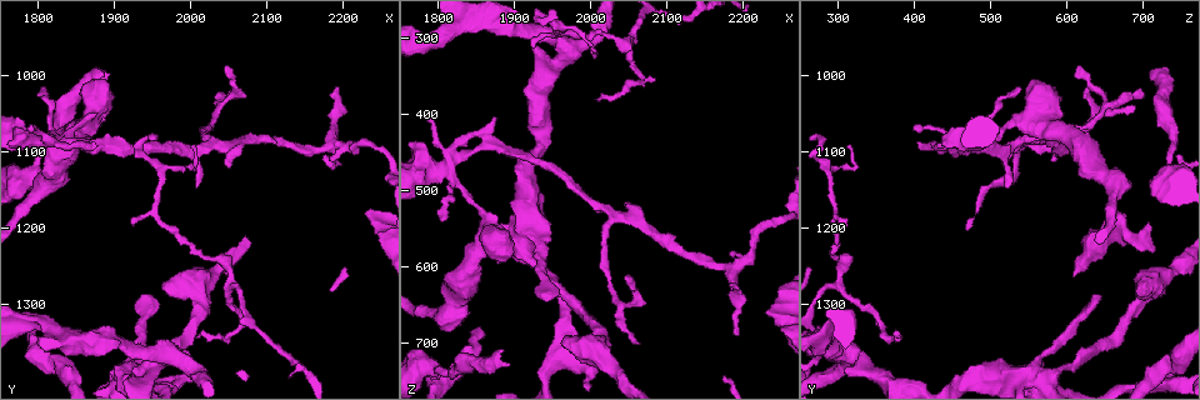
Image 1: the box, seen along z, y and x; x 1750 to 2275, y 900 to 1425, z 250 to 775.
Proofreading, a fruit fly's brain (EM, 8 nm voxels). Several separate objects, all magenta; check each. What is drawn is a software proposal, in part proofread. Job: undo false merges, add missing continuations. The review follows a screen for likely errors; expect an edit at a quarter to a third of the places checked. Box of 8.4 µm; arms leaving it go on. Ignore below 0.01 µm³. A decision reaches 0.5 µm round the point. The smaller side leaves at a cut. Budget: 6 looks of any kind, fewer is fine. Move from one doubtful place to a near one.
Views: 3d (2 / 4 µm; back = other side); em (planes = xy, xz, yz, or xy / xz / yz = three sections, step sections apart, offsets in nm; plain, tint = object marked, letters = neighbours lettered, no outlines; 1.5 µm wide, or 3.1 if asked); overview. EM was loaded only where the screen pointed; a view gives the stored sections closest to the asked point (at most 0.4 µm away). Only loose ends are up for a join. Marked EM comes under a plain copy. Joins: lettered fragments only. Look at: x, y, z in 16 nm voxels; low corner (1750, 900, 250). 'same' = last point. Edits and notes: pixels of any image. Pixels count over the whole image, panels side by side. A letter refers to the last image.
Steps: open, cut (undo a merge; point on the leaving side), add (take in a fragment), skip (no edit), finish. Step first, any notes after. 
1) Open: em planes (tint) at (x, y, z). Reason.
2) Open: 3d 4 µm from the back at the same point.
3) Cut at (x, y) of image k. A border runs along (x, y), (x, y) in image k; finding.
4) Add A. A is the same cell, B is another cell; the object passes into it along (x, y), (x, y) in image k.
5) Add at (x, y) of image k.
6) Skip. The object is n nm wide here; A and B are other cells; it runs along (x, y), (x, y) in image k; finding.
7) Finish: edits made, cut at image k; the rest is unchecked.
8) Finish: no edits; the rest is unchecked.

Open: 3d 4 µm at (2195, 1015, 630).

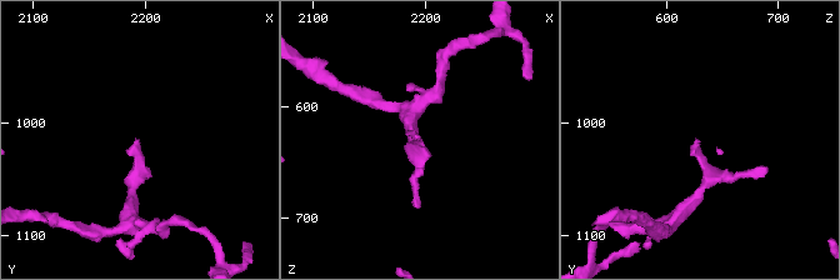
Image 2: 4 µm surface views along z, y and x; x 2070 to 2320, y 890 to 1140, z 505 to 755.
Open: em xz step 4 (tint) at (2192, 1016, 630).

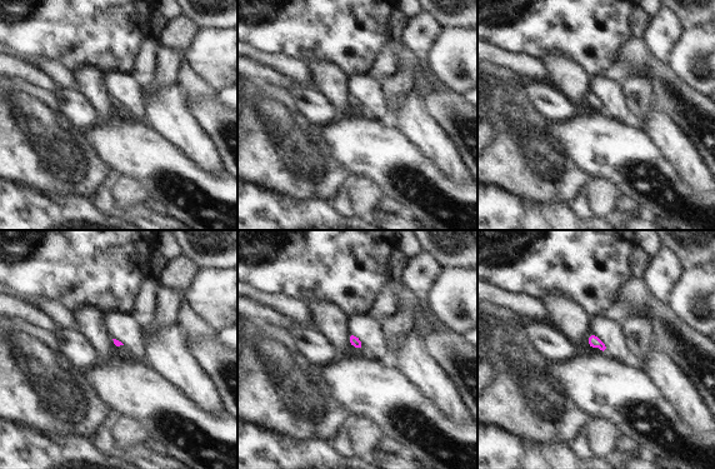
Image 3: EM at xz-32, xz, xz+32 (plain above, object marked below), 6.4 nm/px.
Open: em planes (letters) at the same point. Another direction.

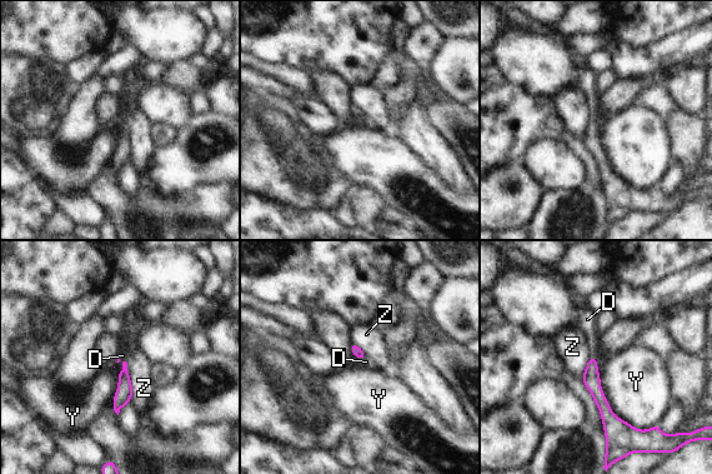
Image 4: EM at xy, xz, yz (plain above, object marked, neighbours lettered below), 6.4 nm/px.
Add D. D is the same cell, Y and Z are other cells; the object passes into it along (124, 394), (126, 364), (123, 355) in image 4; it goes on there.

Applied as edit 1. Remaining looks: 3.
Open: em planes (tint) at (2050, 1270, 300). Calibre changes.

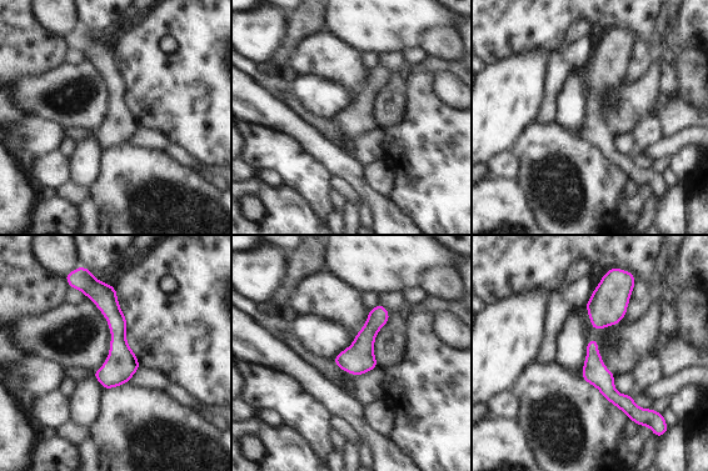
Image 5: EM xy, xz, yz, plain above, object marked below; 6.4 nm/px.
Open: em planes (letters) at the same point.

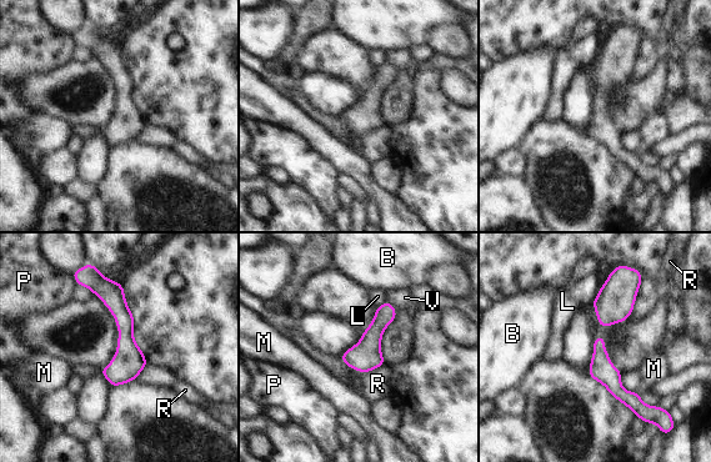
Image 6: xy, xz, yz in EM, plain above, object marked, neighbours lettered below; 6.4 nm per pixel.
Skip. The longest contact is with R, 160 nm; B, L, M, P, R and V are other cells; it runs along (96, 281), (125, 322), (116, 382) in image 6; all the same neuron.

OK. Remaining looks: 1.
Open: em planes (letters) at (1805, 1015, 540). An open end.

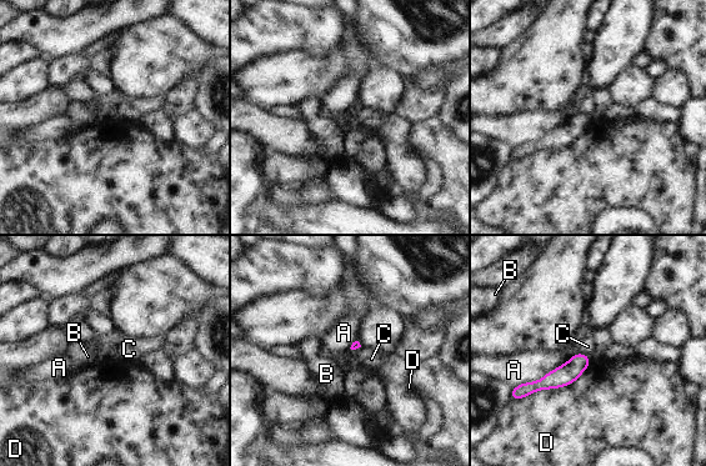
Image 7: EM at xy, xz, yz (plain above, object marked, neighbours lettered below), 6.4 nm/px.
Skip. A, B, C and D are other cells; it runs along (586, 360), (560, 377), (524, 389) in image 7; none of them fits.

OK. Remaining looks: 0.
Finish: edits made, add at image 4; the rest is unchecked.

